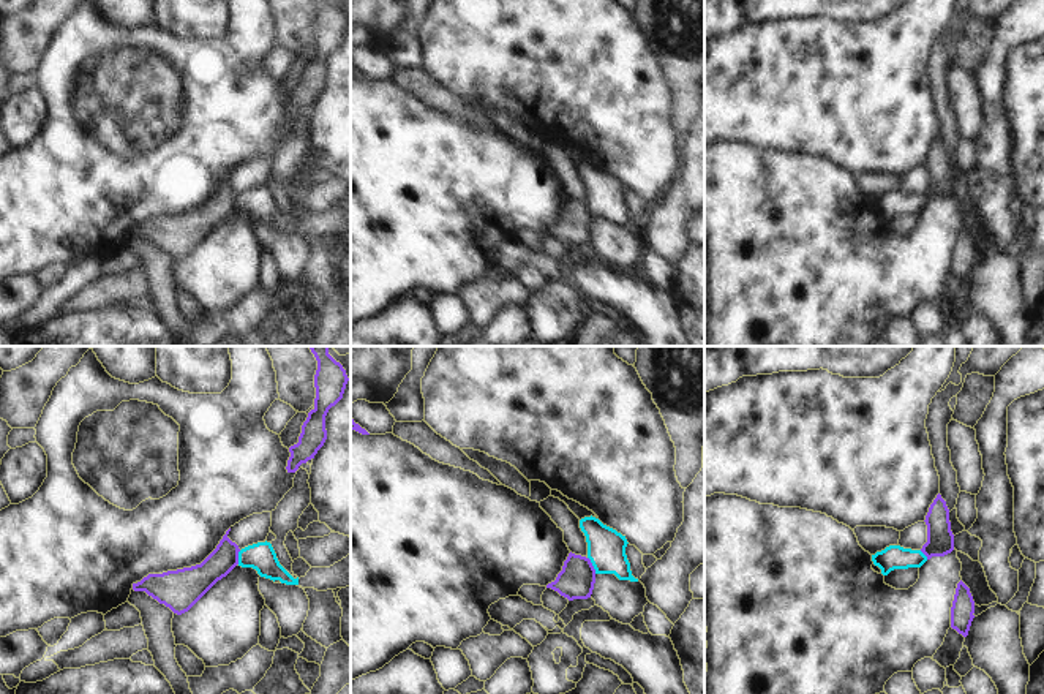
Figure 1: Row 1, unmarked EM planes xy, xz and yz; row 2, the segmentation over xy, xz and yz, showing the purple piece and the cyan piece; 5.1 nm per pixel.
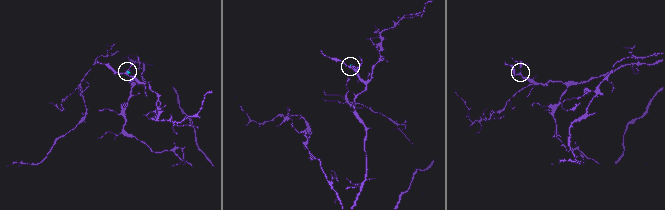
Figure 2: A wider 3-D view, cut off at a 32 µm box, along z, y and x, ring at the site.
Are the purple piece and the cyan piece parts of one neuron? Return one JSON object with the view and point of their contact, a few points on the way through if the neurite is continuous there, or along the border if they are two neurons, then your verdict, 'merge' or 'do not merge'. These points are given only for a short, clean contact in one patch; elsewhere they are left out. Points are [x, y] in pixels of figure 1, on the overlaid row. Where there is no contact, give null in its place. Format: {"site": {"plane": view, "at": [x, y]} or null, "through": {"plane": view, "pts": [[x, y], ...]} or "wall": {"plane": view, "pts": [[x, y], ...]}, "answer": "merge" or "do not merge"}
{"site": {"plane": "xz", "at": [591, 565]}, "wall": {"plane": "xz", "pts": [[588, 557], [596, 573]]}, "answer": "do not merge"}

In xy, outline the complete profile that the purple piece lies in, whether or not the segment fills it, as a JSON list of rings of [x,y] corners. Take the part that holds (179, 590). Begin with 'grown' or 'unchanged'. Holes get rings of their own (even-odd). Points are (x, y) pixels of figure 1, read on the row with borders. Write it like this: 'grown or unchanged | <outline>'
unchanged | [[[226,531],[216,549],[201,563],[191,568],[148,574],[133,583],[134,591],[145,591],[174,613],[188,612],[218,580],[226,577],[238,564],[238,545]]]

